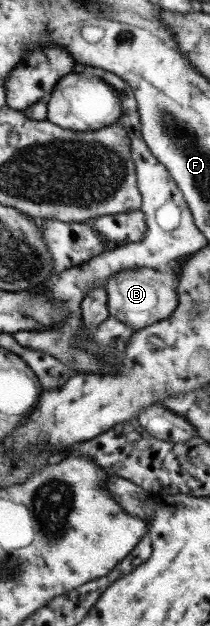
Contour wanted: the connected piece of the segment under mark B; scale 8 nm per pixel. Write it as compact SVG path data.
M138 268L120 270L102 285L107 294L106 307L110 316L132 330L168 319L177 308L175 285L179 276L164 269Z

